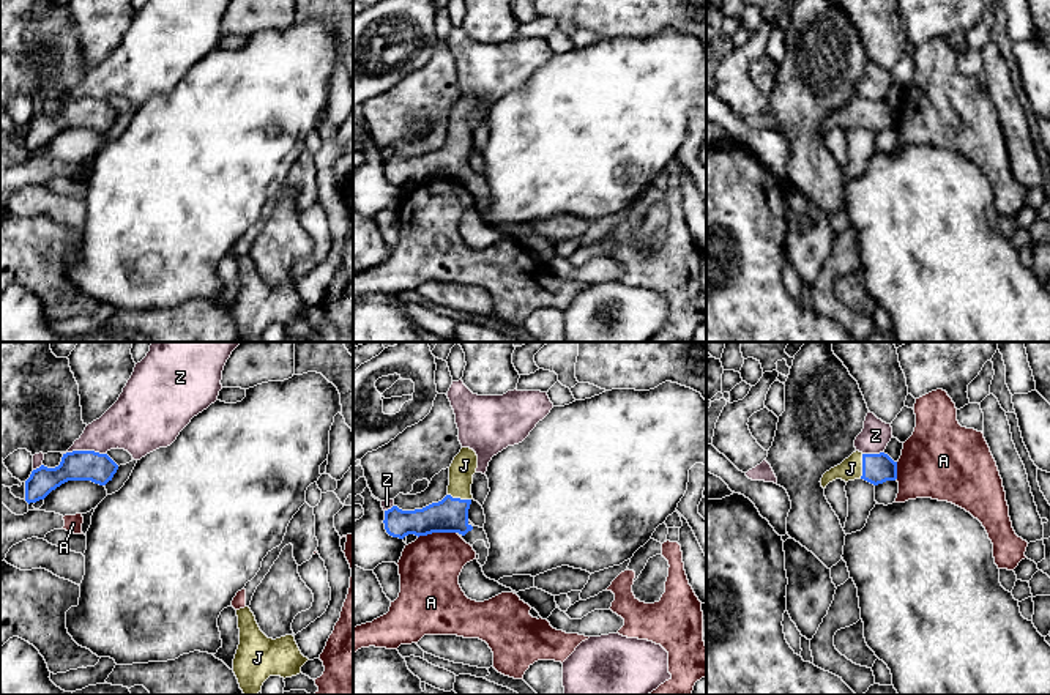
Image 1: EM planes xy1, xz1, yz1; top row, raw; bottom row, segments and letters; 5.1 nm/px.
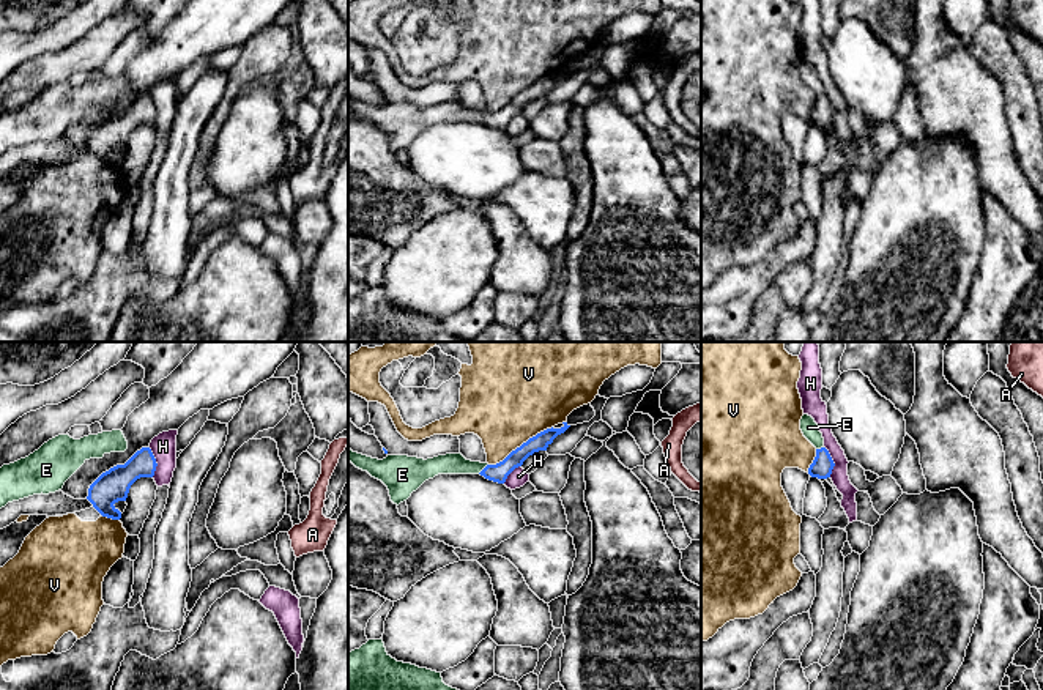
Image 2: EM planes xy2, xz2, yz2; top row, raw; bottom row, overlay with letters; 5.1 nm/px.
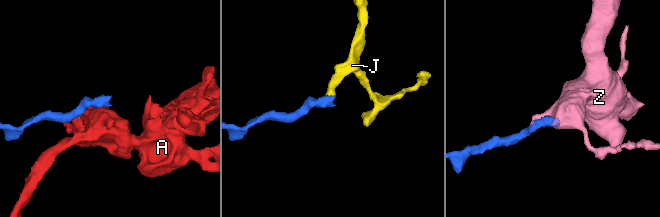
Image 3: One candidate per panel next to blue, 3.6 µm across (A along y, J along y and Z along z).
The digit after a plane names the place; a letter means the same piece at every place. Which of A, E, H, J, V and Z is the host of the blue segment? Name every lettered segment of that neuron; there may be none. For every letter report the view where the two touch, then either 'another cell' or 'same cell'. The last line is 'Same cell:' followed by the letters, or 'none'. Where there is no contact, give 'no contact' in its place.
A: xz1 | another cell
E: xz2 | another cell
H: yz2 | another cell
J: yz1 | same cell
V: xz2 | another cell
Z: xy1 | another cell
Same cell: J

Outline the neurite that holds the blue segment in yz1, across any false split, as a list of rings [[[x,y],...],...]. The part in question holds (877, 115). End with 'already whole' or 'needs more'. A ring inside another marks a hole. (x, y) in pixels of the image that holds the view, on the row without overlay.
[[[859,98],[853,99],[840,112],[826,118],[821,125],[821,134],[836,126],[845,129],[855,126],[864,126],[873,132],[883,131],[886,128],[897,126],[897,109],[894,109],[888,101],[862,101]]] | needs more

